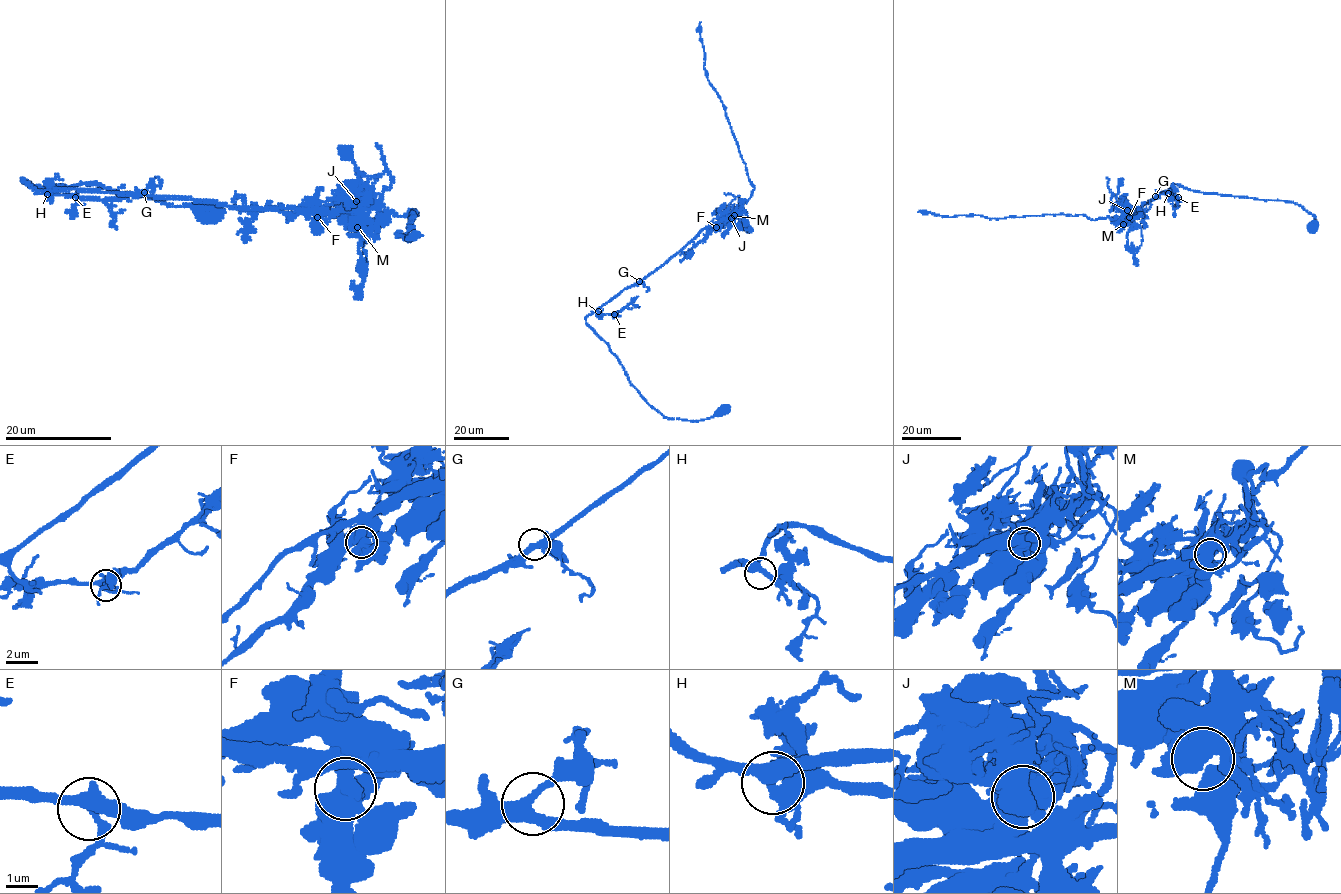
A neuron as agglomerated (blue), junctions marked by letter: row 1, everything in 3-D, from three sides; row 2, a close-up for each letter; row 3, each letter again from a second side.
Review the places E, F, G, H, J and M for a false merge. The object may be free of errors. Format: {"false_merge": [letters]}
{"false_merge": ["J"]}

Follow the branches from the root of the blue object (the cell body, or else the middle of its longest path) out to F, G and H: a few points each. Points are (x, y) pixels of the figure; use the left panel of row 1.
F: (210, 213), (96, 183), (44, 189), (23, 179), (38, 190), (191, 197), (316, 210), (317, 217)
G: (210, 213), (169, 206), (96, 183), (44, 189), (33, 187), (23, 179), (38, 190), (144, 192)
H: (210, 213), (169, 206), (96, 183), (44, 189), (33, 187), (23, 179), (47, 194)

